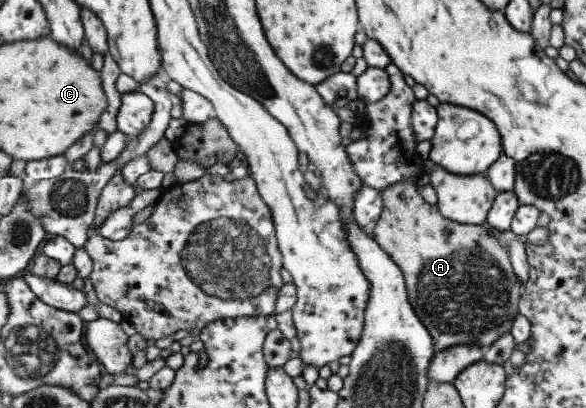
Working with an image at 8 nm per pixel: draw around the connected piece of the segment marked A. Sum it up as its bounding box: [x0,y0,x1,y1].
[374,179,525,349]

